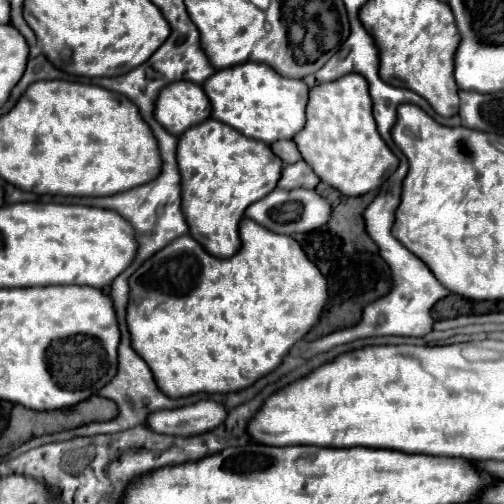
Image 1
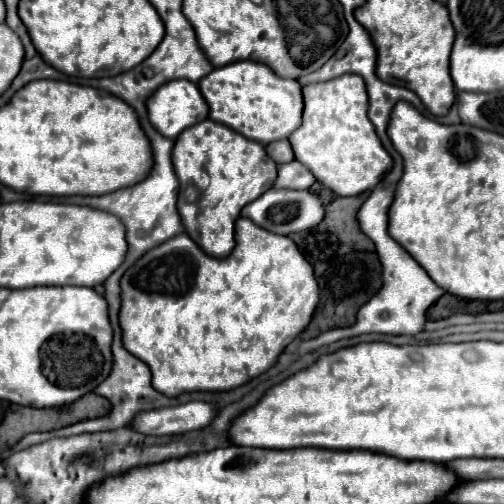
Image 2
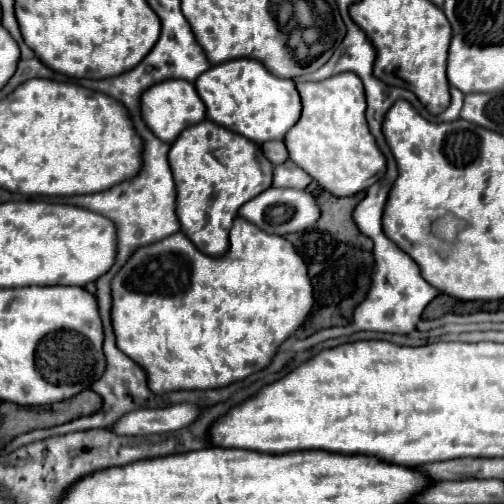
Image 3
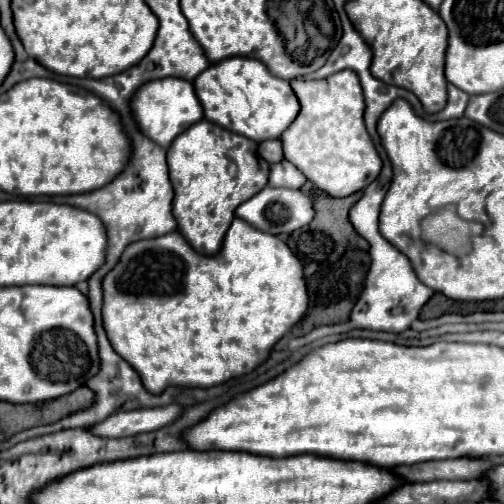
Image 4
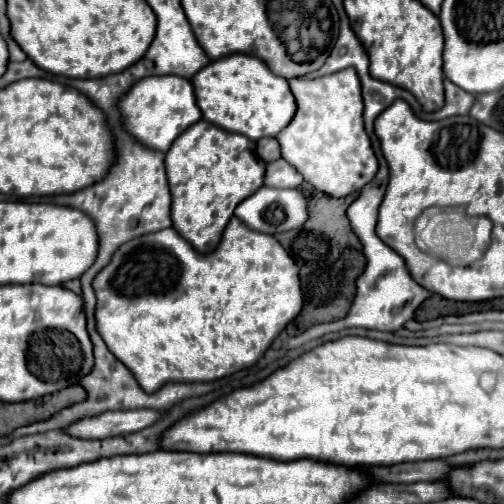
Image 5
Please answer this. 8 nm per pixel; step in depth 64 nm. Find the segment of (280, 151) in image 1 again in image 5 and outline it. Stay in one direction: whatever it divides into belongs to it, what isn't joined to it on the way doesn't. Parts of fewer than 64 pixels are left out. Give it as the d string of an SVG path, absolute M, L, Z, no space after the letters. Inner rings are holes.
M264 138L256 142L256 152L264 162L272 162L280 158L280 144L276 138Z

